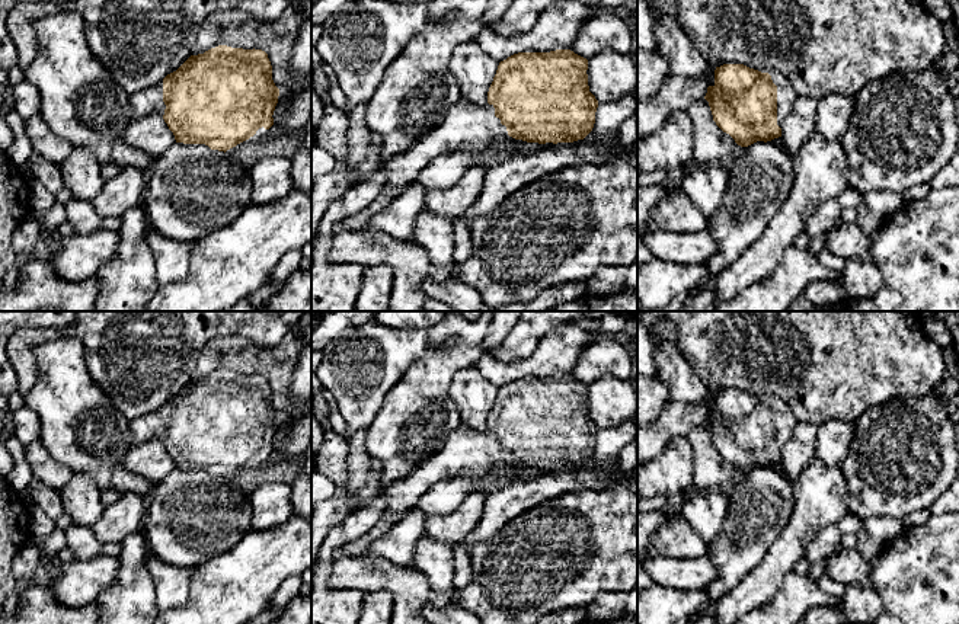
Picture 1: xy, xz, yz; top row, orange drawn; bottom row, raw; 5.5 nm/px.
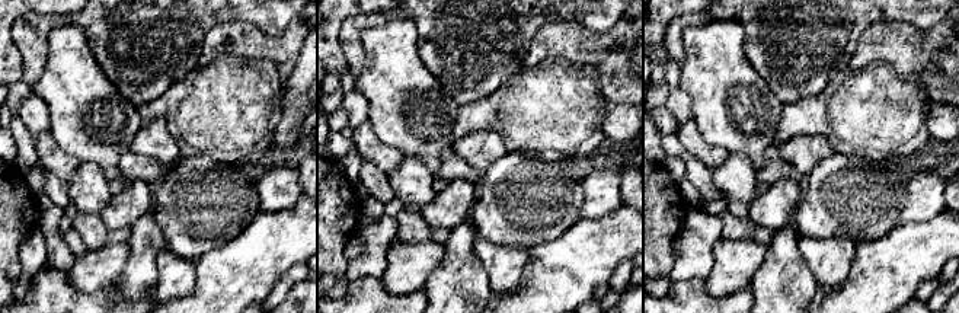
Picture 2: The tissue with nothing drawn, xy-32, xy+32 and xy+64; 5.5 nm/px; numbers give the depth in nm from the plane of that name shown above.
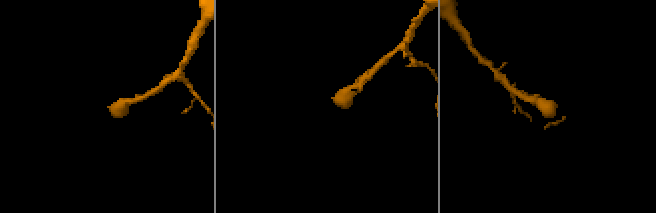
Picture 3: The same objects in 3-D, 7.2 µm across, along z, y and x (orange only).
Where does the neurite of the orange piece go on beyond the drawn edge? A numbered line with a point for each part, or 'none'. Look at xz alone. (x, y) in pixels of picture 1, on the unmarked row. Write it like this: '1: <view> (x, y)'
1: xz (464, 453)

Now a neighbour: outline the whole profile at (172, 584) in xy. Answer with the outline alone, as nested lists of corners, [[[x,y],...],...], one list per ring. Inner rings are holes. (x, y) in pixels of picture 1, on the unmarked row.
[[[157,556],[147,559],[156,591],[157,612],[180,608],[188,602],[194,569],[182,569]]]

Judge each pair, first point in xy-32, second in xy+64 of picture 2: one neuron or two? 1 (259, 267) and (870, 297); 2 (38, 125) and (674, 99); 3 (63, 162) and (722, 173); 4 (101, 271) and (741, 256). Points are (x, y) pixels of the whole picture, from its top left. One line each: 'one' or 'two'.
1: one
2: one
3: two
4: one

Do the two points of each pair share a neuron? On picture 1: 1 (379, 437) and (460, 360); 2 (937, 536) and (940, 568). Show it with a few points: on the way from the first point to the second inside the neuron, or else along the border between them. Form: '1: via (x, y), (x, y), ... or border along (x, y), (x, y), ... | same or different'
1: via (399, 416), (440, 376) | same
2: via (940, 543), (940, 560) | same

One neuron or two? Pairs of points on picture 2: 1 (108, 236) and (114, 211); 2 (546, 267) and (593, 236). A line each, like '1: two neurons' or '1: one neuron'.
1: two neurons
2: one neuron

